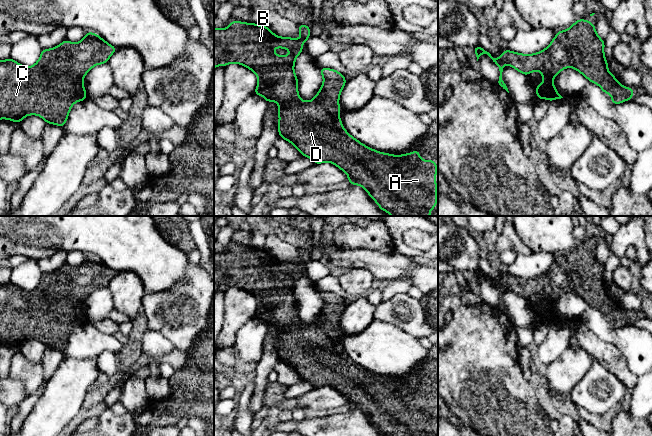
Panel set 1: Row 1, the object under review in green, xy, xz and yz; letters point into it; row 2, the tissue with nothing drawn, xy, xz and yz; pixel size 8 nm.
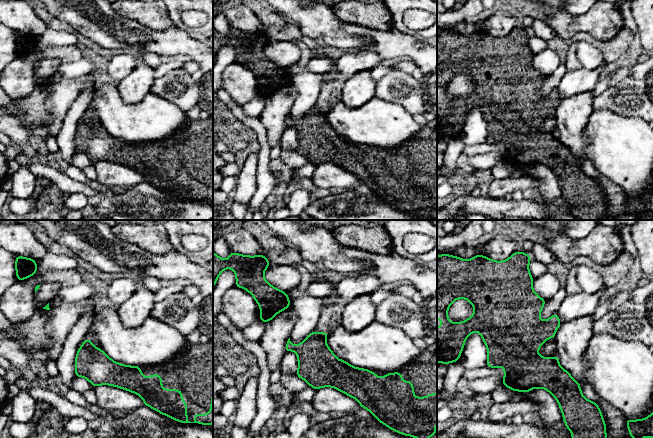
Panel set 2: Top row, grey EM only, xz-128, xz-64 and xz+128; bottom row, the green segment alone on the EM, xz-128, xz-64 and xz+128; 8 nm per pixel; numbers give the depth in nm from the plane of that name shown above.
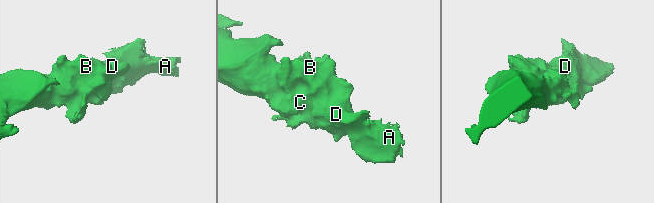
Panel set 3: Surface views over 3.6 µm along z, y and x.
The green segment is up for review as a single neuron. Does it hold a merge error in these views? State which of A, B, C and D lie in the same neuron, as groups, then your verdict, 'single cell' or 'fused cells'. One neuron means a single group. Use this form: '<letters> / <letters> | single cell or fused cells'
A B C D | single cell

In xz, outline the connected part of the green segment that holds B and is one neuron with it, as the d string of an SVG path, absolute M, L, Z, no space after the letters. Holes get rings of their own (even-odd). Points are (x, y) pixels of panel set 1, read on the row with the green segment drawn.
M232 21L228 27L225 29L218 29L214 28L214 69L221 65L225 67L227 64L230 63L237 63L240 65L243 65L247 68L249 68L251 71L253 71L257 78L258 78L258 84L255 89L254 94L260 95L265 98L265 100L269 103L271 101L275 101L278 106L278 115L279 115L279 122L278 122L278 132L280 135L280 138L283 138L287 141L289 141L291 144L294 145L295 148L299 150L299 152L305 156L310 158L315 164L321 164L324 162L330 162L337 166L339 169L344 171L348 176L348 181L351 185L360 185L362 186L369 196L377 203L379 208L387 213L390 213L391 216L430 216L430 211L433 210L433 208L437 205L437 182L434 180L434 178L437 176L437 164L436 161L433 160L422 160L420 158L419 150L415 150L412 153L406 153L404 155L392 155L388 153L378 152L372 148L369 148L368 146L362 144L360 141L352 137L342 126L342 121L339 117L339 98L340 93L343 89L343 87L346 84L346 78L341 74L340 72L336 71L335 69L329 69L329 68L319 68L322 76L323 76L323 84L320 88L320 90L317 92L316 96L310 100L310 101L303 101L298 93L298 79L294 72L294 64L296 61L296 58L298 55L303 51L303 44L306 44L307 39L310 37L310 28L309 26L305 24L299 24L299 32L300 32L300 38L290 38L290 37L279 37L275 35L269 28L267 28L265 25L257 25L255 23L245 23L240 21ZM274 48L284 48L288 49L290 51L290 54L287 56L279 56L277 55L273 49Z

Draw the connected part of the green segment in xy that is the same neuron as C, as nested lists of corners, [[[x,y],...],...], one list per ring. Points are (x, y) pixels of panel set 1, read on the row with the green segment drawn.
[[[87,31],[80,42],[72,43],[66,39],[54,48],[43,49],[39,60],[31,67],[25,67],[12,58],[0,61],[0,119],[8,119],[20,124],[26,116],[38,115],[47,124],[63,127],[73,104],[87,98],[83,84],[85,75],[94,66],[108,63],[116,50],[116,47],[110,45],[99,35]]]

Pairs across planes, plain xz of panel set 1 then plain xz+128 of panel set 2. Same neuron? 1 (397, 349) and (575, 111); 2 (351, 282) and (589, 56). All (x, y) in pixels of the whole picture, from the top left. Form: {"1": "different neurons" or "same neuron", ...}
{"1": "different neurons", "2": "same neuron"}

